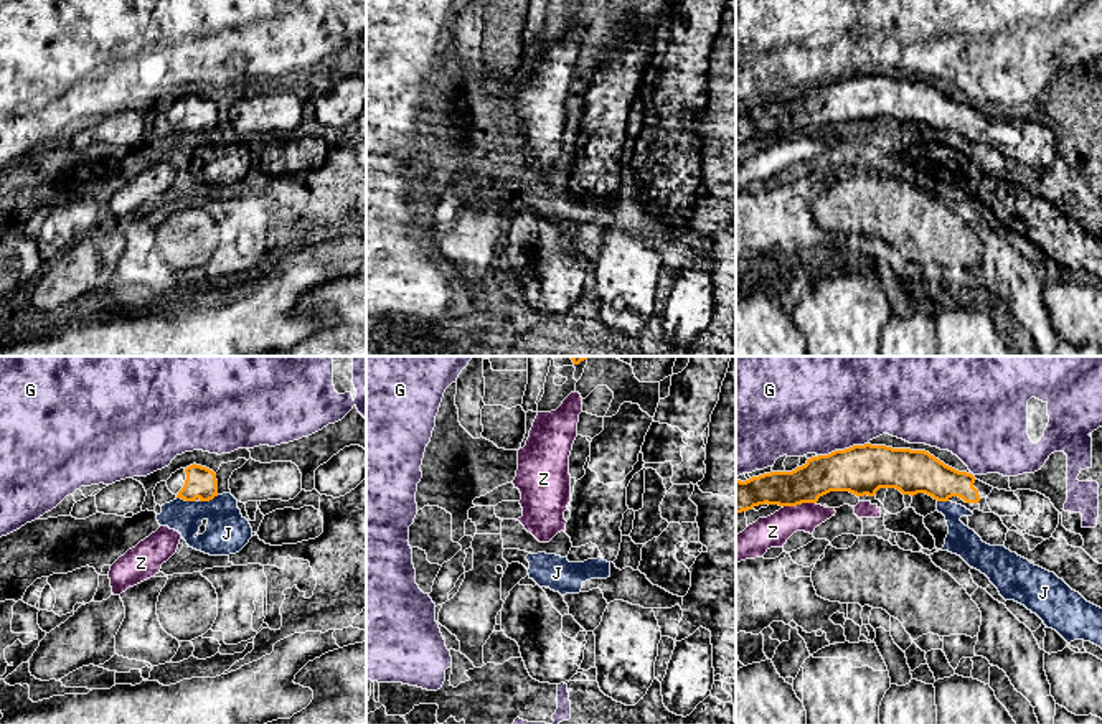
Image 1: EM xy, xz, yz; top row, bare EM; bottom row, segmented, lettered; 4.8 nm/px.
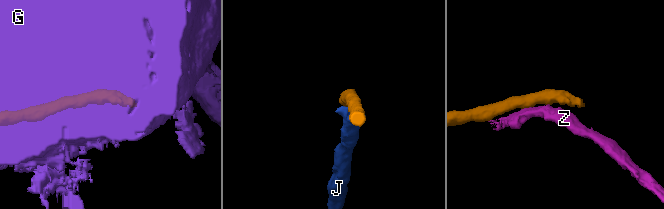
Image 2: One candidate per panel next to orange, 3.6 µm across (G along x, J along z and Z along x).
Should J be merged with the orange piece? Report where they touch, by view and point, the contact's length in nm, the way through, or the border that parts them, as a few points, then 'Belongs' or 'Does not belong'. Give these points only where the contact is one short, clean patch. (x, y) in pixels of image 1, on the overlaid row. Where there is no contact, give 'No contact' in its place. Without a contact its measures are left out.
Touches orange at xy (187, 500). Shared border 100 nm. Boundary: xy (177, 497), (195, 502). Does not belong

